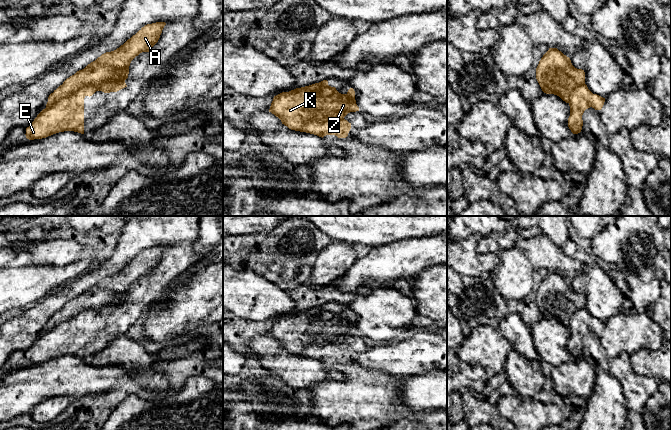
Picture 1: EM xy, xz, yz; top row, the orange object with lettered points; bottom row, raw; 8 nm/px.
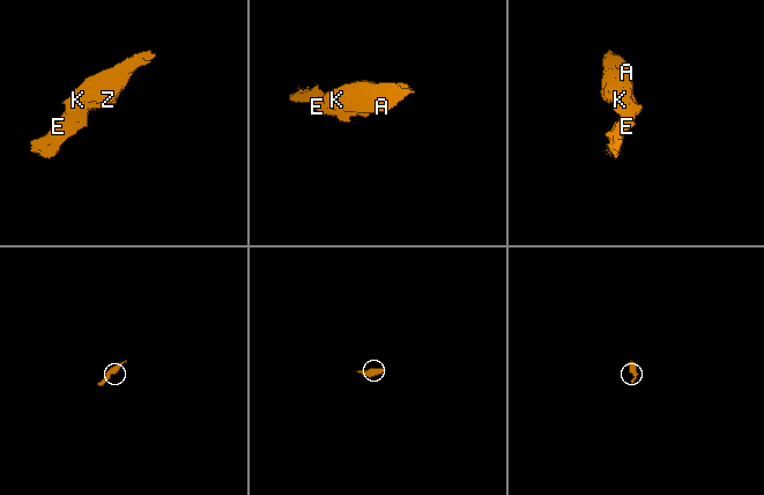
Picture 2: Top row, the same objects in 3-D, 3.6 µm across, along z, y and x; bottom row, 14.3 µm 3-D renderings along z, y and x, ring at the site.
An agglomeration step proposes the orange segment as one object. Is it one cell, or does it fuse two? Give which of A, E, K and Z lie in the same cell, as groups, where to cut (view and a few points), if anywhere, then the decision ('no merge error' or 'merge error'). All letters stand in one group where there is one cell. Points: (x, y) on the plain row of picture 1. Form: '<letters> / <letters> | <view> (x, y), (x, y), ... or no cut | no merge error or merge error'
A K Z / E | xy (124, 305), (103, 310), (82, 310), (46, 331) | merge error

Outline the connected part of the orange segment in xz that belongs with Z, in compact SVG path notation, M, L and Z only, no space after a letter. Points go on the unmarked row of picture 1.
M327 304L282 316L274 320L269 336L291 354L299 355L306 346L330 346L359 335L355 315L339 317Z

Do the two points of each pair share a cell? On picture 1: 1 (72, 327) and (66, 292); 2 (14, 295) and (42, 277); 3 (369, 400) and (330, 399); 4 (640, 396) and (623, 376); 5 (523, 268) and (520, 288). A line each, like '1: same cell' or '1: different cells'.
1: different cells
2: same cell
3: same cell
4: same cell
5: same cell

